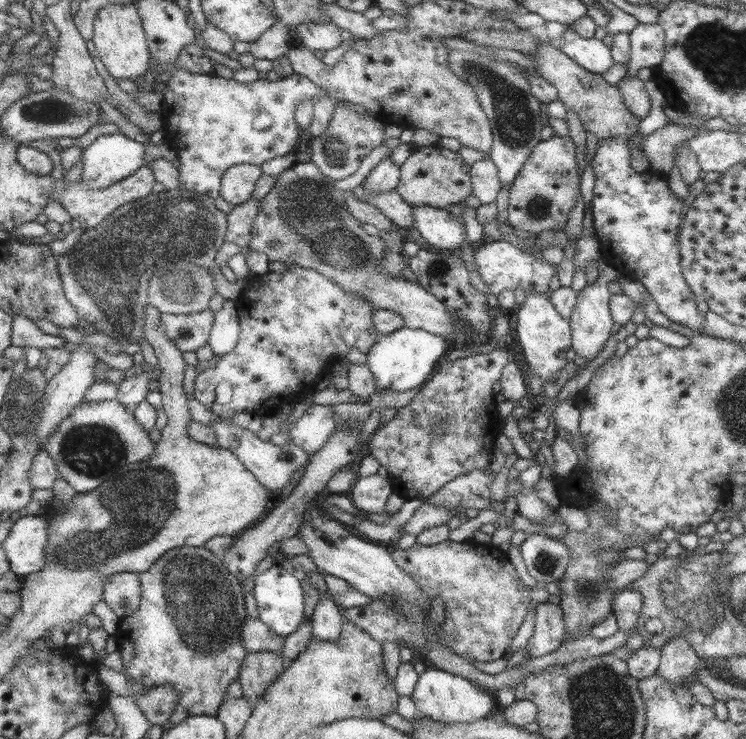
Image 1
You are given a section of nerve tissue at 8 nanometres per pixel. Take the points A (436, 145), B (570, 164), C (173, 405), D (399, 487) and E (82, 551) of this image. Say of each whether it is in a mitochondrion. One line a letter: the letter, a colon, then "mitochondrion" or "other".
A: other
B: other
C: other
D: other
E: mitochondrion

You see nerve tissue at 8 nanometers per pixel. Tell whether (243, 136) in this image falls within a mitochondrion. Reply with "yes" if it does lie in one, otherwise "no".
no

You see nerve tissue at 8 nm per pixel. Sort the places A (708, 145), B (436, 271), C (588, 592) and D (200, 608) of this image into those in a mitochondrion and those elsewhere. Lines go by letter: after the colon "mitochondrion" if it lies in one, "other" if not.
A: other
B: mitochondrion
C: mitochondrion
D: mitochondrion

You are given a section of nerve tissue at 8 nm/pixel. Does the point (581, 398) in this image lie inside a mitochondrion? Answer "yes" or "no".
no

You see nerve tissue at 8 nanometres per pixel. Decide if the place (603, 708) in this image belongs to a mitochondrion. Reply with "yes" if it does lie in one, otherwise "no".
yes

